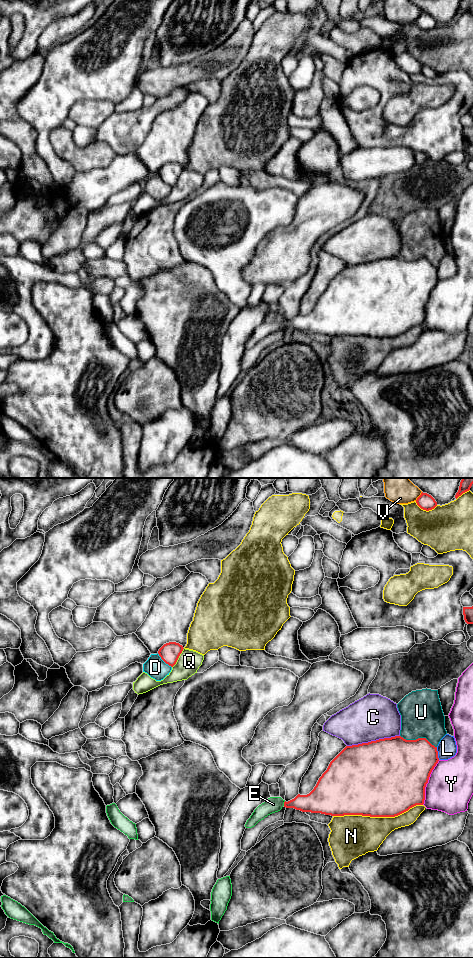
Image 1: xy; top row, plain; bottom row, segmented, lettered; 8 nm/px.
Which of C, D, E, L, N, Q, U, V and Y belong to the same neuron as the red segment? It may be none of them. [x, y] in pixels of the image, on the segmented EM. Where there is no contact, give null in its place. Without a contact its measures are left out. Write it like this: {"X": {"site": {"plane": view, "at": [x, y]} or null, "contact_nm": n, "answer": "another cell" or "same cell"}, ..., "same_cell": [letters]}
{"C": {"site": {"plane": "xy", "at": [373, 741]}, "contact_nm": 440, "answer": "another cell"}, "D": {"site": {"plane": "xy", "at": [164, 661]}, "contact_nm": 170, "answer": "another cell"}, "E": {"site": {"plane": "xy", "at": [284, 803]}, "contact_nm": 40, "answer": "same cell"}, "L": {"site": {"plane": "xy", "at": [437, 753]}, "contact_nm": 110, "answer": "another cell"}, "N": {"site": {"plane": "xy", "at": [377, 816]}, "contact_nm": 750, "answer": "another cell"}, "Q": {"site": {"plane": "xy", "at": [178, 657]}, "contact_nm": 190, "answer": "another cell"}, "U": {"site": {"plane": "xy", "at": [418, 738]}, "contact_nm": 320, "answer": "another cell"}, "V": {"site": {"plane": "xy", "at": [419, 496]}, "contact_nm": 90, "answer": "another cell"}, "Y": {"site": {"plane": "xy", "at": [427, 782]}, "contact_nm": 380, "answer": "another cell"}, "same_cell": ["E"]}

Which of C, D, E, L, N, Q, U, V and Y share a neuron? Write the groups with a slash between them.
C / D U / E / L / N / Q / V / Y

